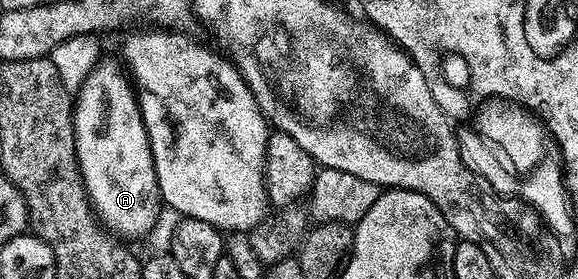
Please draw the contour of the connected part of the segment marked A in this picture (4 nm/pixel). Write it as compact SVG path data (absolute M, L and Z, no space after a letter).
M105 61L94 66L74 101L78 166L101 222L115 234L130 238L155 223L160 194L136 91L123 70L122 74Z

